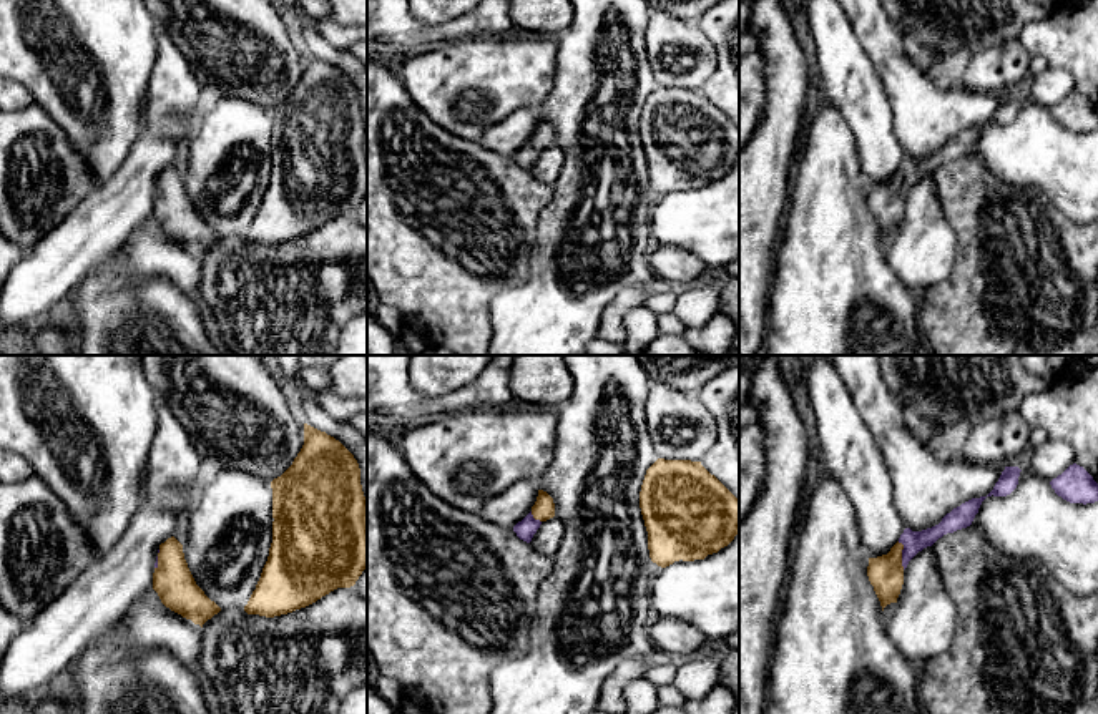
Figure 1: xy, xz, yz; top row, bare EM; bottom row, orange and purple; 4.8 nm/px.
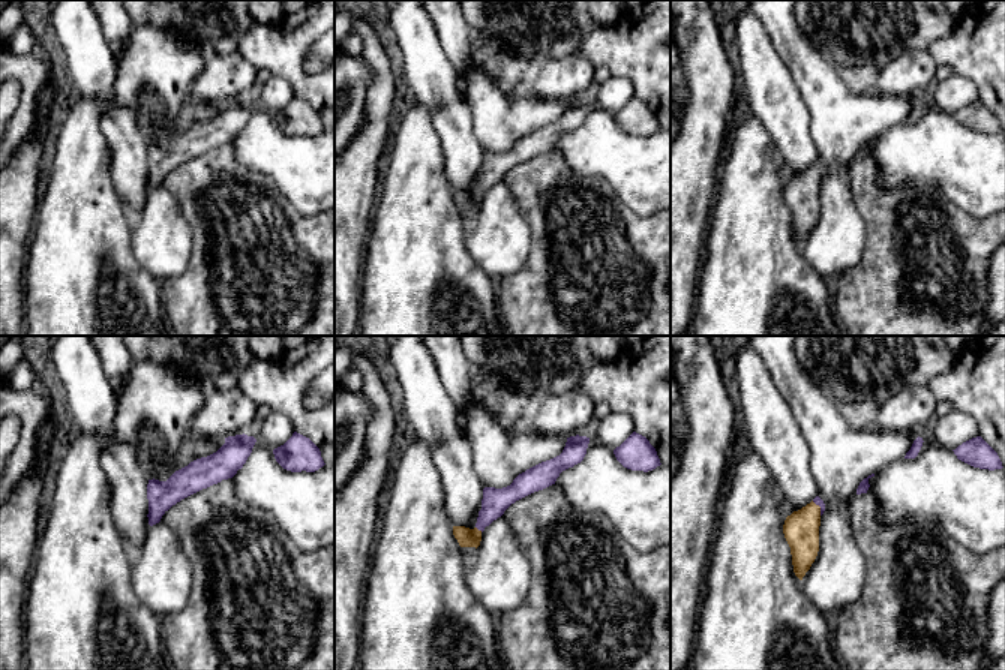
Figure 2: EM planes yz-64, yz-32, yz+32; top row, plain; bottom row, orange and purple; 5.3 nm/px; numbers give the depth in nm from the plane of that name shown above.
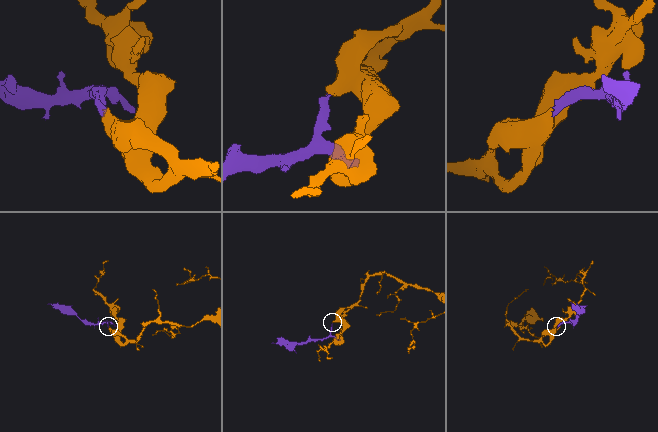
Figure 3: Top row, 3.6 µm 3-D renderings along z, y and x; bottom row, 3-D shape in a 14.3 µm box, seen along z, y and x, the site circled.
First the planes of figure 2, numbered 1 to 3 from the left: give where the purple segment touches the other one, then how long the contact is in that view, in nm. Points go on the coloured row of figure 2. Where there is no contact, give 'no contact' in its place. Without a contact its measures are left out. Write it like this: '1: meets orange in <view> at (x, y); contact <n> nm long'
1: no contact
2: meets orange in yz-32 at (477, 529); contact 50 nm long
3: meets orange in yz+32 at (819, 507); contact 90 nm long

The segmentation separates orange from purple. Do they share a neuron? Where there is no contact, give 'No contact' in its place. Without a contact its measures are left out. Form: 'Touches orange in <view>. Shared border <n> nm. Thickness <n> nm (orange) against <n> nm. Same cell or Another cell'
Touches orange in yz. Shared border 140 nm. Thickness 180 nm (orange) against 110 nm. Same cell

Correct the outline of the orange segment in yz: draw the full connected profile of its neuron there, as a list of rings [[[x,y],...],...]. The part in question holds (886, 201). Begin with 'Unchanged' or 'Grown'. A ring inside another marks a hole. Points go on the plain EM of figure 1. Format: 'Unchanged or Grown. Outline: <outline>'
Grown. Outline: [[[987,125],[972,126],[962,131],[932,156],[922,159],[905,156],[887,183],[869,186],[867,204],[880,229],[882,239],[887,232],[897,231],[904,213],[904,198],[909,189],[924,176],[932,174],[944,163],[970,154],[985,126]]]

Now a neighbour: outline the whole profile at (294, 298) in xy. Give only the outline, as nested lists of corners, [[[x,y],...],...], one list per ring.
[[[350,214],[274,246],[221,237],[203,252],[201,299],[234,355],[334,355],[342,329],[367,312],[367,226]]]

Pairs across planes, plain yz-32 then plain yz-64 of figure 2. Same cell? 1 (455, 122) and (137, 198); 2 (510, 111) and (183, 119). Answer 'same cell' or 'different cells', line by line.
1: same cell
2: same cell

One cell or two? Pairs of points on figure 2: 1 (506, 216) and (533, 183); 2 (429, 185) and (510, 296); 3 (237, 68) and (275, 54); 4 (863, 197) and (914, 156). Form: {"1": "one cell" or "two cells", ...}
{"1": "two cells", "2": "two cells", "3": "two cells", "4": "two cells"}

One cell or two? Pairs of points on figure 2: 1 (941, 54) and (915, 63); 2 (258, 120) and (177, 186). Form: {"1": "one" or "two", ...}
{"1": "two", "2": "two"}

